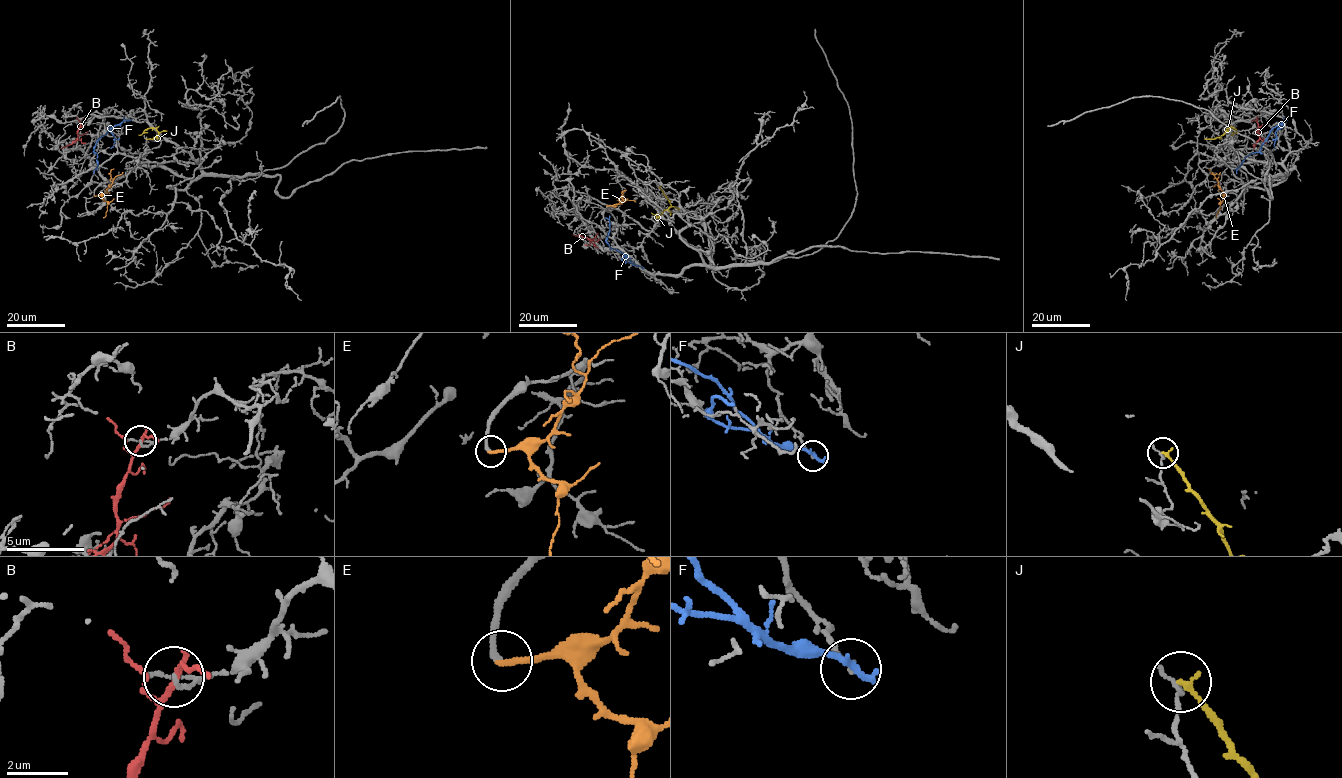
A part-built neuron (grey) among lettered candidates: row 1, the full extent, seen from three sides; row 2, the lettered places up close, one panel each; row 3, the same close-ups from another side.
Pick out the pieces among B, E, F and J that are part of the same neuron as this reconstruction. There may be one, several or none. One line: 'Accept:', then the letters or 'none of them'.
Accept: E

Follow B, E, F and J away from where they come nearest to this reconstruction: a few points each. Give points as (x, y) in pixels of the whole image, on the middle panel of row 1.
B: (594, 238), (590, 241), (573, 235)
E: (607, 206), (615, 206), (624, 199), (622, 194), (626, 190)
F: (642, 267), (610, 246), (606, 240), (610, 221), (605, 217)
J: (658, 187), (671, 206), (657, 217), (655, 215), (660, 215)

